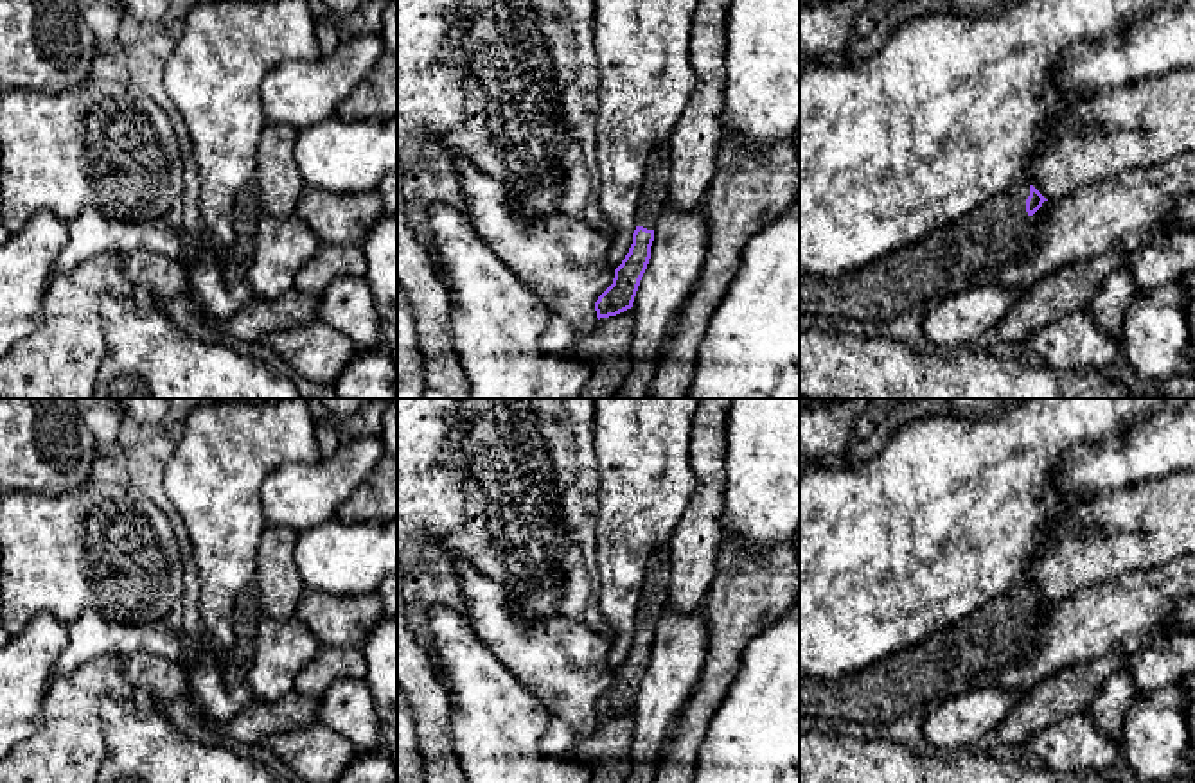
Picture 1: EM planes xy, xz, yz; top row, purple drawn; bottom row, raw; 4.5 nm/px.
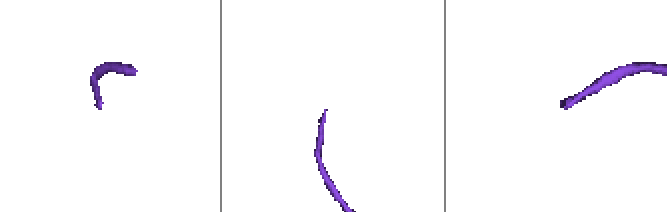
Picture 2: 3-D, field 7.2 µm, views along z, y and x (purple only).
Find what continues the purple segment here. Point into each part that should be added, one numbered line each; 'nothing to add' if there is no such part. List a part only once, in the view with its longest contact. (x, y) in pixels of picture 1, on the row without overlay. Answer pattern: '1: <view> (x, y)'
1: yz (920, 677)

